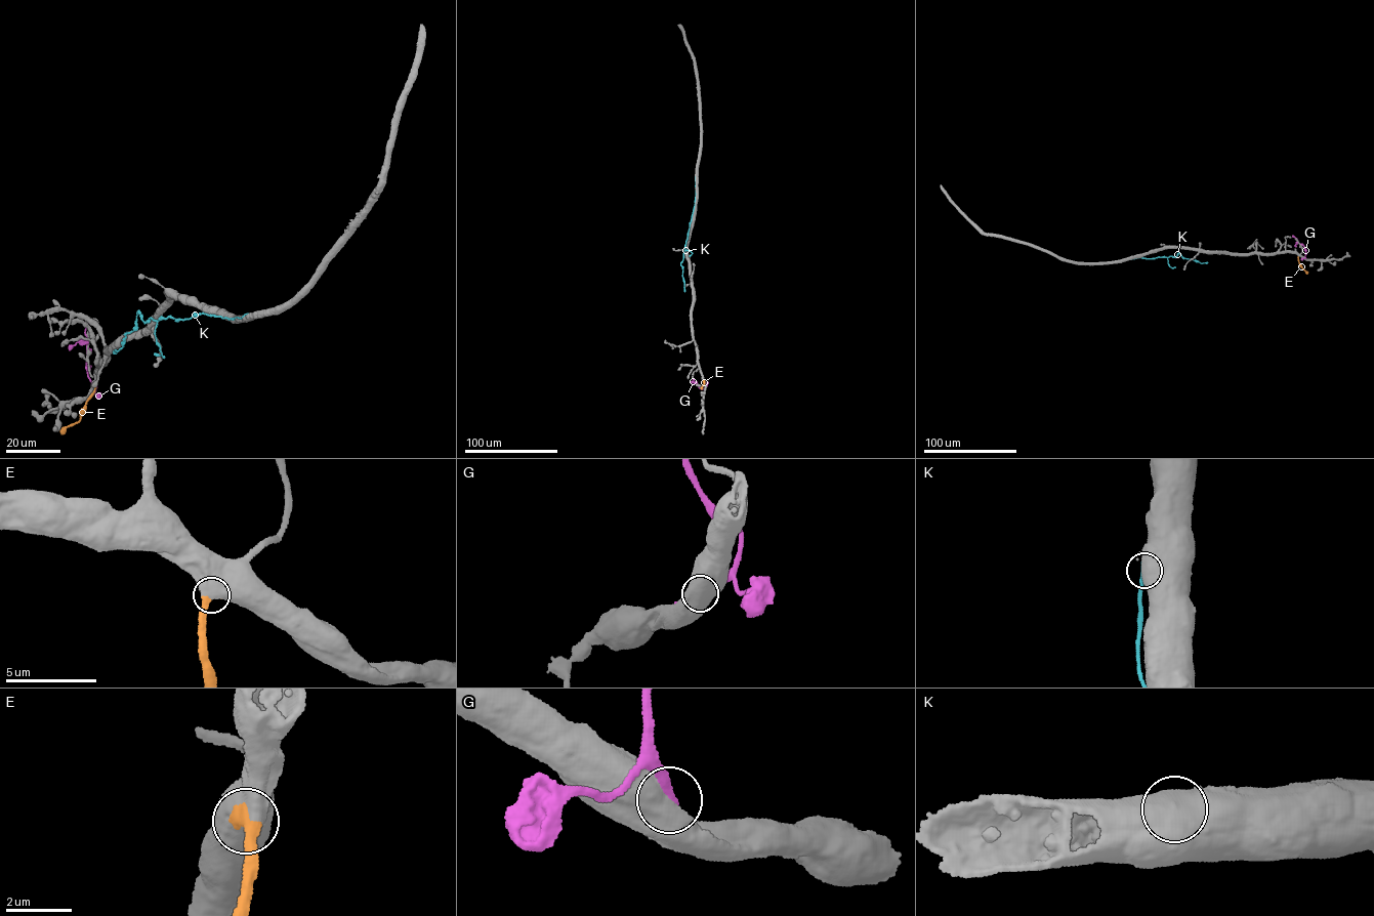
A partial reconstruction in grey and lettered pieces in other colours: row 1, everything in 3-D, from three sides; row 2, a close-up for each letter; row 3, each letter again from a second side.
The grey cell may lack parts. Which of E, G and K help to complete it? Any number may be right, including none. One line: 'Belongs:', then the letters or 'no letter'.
Belongs: E

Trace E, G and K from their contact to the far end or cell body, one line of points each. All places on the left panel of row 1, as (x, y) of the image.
E: (94, 383), (94, 391), (86, 402), (80, 419), (61, 432)
G: (90, 394), (95, 384), (88, 375), (87, 320)
K: (248, 314), (233, 320), (202, 314), (176, 321), (151, 318), (144, 323), (139, 313), (133, 330), (115, 351)

